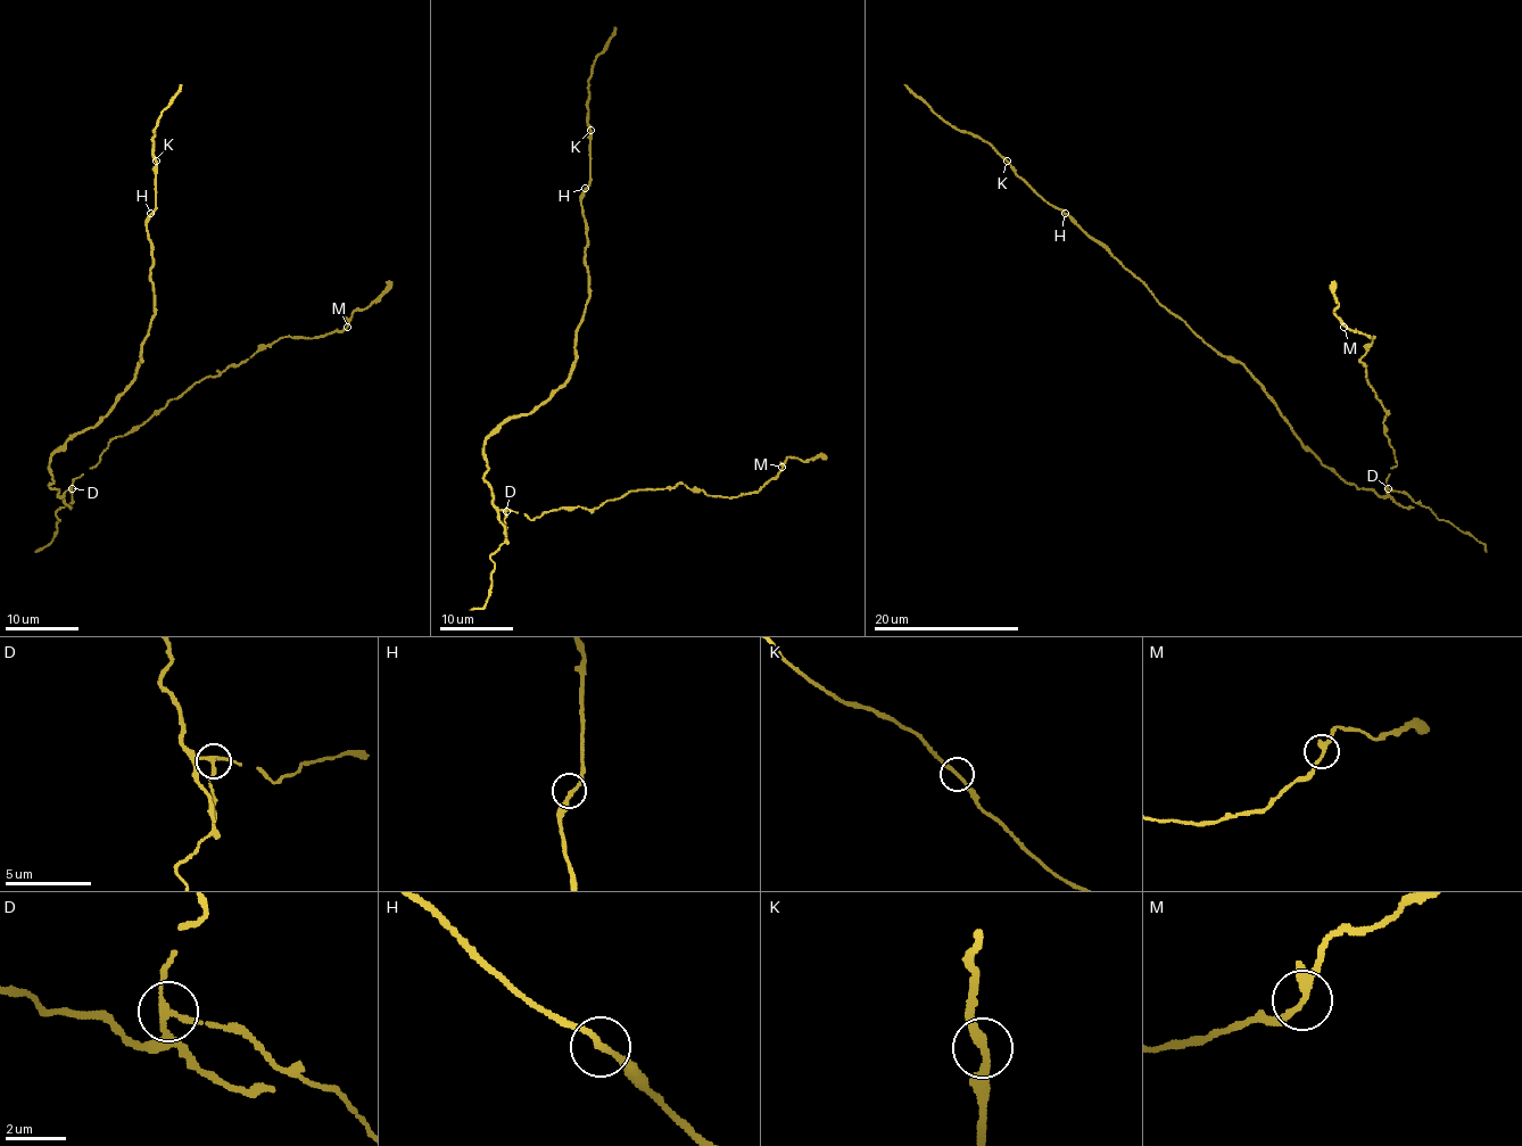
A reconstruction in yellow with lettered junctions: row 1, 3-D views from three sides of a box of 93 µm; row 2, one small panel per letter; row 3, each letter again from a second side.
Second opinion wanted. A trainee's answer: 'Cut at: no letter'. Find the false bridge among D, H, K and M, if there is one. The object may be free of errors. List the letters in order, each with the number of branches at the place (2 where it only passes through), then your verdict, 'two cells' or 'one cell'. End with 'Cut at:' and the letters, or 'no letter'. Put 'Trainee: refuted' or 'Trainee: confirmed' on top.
Trainee: refuted
D: 3 | two cells
H: 2 | one cell
K: 2 | one cell
M: 3 | one cell
Cut at: D

